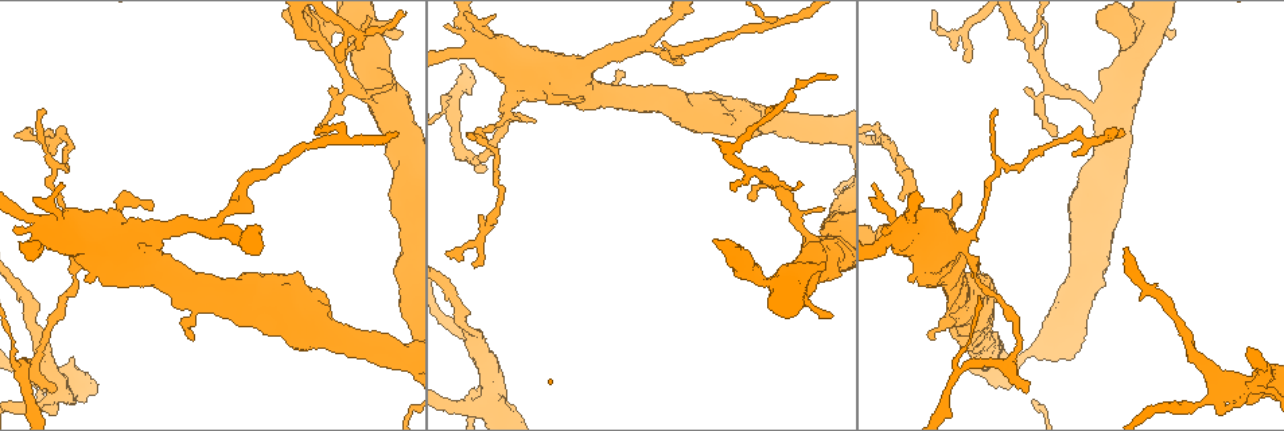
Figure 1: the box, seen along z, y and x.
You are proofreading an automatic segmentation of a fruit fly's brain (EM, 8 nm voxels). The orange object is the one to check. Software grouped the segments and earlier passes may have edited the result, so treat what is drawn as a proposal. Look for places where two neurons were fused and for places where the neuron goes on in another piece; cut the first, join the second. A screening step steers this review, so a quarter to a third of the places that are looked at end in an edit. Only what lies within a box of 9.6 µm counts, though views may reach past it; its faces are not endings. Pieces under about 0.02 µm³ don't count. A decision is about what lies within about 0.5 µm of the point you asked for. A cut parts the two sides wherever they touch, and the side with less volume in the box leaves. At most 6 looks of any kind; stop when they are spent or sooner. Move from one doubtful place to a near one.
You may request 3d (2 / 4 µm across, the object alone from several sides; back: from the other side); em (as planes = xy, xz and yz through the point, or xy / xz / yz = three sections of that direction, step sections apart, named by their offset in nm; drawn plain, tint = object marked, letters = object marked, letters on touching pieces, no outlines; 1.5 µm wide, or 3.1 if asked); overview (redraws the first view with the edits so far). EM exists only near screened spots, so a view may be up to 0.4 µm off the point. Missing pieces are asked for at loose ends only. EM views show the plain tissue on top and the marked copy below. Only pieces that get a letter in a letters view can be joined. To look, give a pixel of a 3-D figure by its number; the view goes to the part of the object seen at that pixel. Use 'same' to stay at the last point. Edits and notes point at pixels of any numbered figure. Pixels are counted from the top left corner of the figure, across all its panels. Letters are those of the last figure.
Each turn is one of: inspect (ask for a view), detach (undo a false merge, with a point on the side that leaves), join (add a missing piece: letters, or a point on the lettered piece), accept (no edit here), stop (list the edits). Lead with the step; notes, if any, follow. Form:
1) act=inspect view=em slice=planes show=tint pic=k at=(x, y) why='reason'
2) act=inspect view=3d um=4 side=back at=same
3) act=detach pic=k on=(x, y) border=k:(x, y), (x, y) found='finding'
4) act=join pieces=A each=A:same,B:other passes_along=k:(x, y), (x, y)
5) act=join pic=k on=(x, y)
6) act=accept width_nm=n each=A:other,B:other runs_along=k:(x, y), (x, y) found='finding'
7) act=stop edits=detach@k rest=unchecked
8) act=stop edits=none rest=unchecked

act=inspect view=3d um=2 pic=1 at=(400, 34)

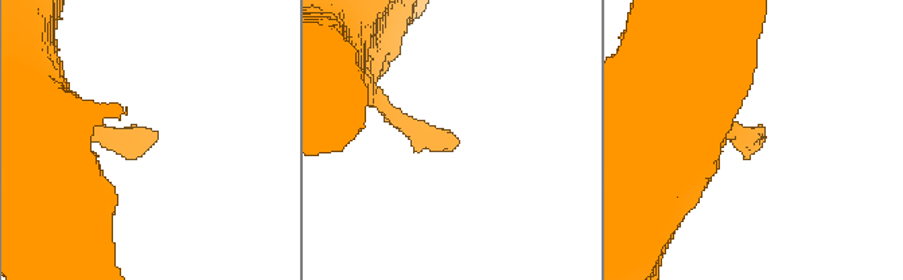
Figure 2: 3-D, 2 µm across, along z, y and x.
act=inspect view=em slice=planes show=tint pic=2 at=(752, 145) why='need the tissue'

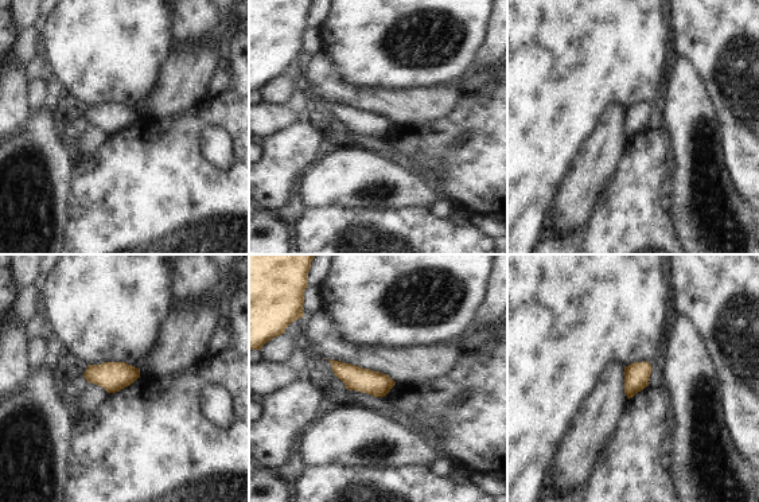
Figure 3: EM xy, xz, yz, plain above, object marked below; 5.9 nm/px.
act=inspect view=em slice=planes show=letters at=same

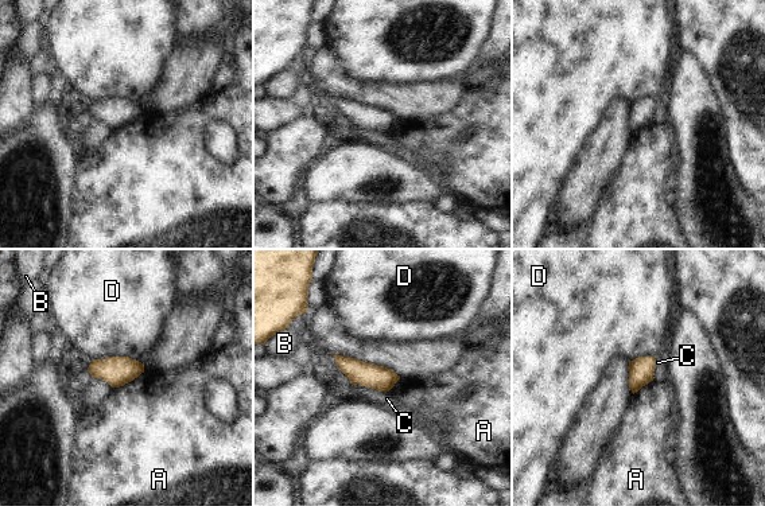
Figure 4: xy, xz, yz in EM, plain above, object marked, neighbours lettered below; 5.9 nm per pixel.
act=accept each=A:other,B:other,C:other,D:other border=4:(144, 372), (113, 388) found='none of them fits'

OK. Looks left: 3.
act=inspect view=3d um=4 pic=1 at=(338, 62) why='thin end'

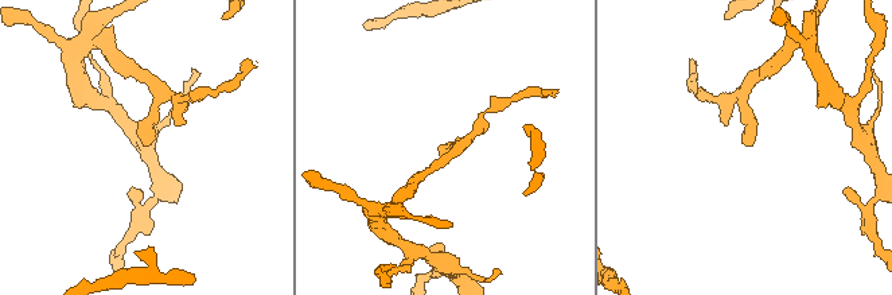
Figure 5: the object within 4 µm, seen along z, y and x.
act=inspect view=em slice=xy step=8 show=tint pic=5 at=(145, 145) why='now the EM'

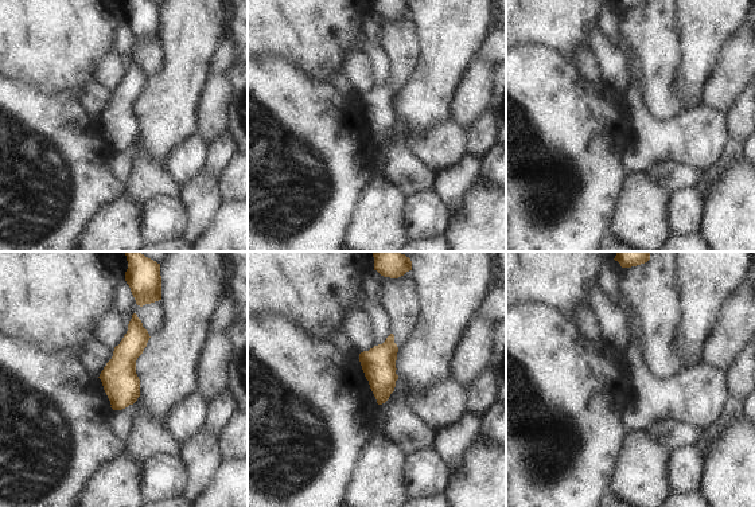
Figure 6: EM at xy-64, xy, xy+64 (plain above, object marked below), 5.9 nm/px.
act=inspect view=em slice=xy step=8 show=letters at=same

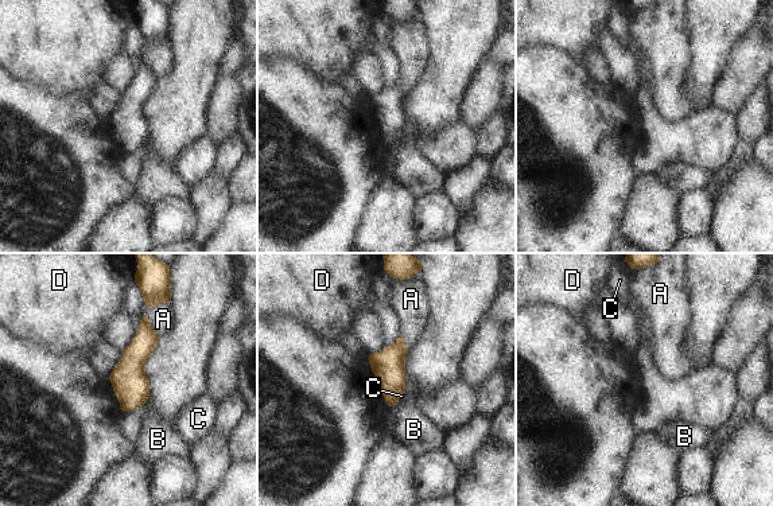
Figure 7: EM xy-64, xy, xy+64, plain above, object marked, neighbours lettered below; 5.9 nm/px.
act=accept width_nm=150 each=A:other,B:other,C:other,D:other border=7:(406, 370), (407, 380), (403, 392) found='none of them fits'

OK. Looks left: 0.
act=stop edits=none rest=unchecked

